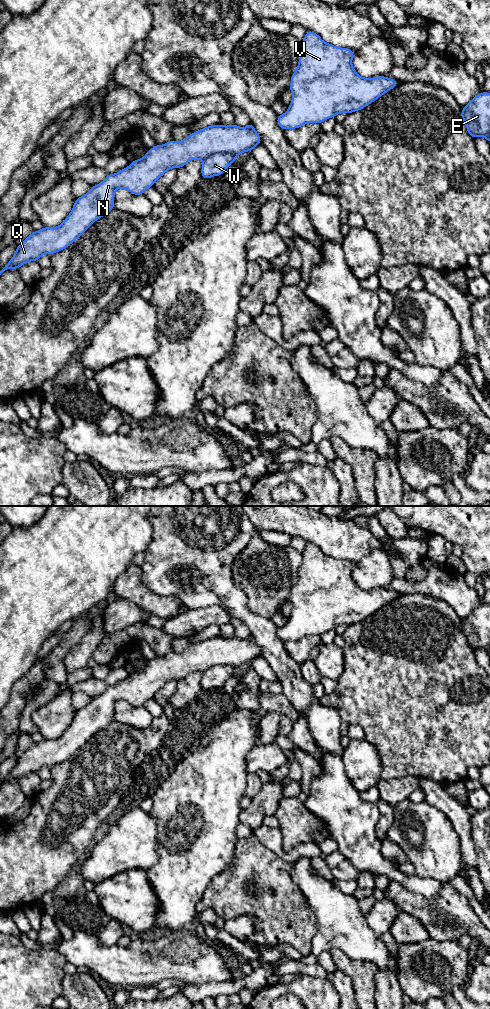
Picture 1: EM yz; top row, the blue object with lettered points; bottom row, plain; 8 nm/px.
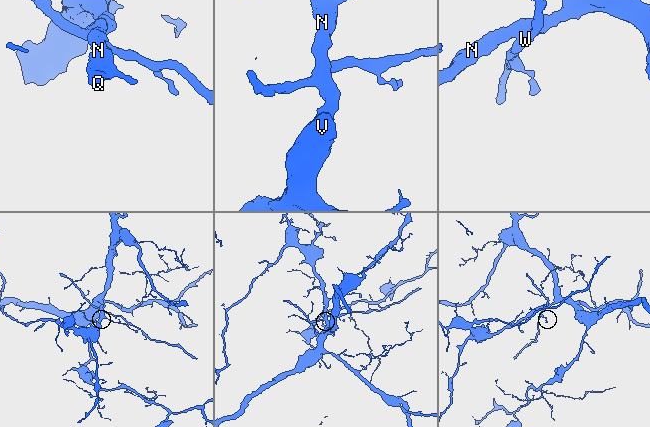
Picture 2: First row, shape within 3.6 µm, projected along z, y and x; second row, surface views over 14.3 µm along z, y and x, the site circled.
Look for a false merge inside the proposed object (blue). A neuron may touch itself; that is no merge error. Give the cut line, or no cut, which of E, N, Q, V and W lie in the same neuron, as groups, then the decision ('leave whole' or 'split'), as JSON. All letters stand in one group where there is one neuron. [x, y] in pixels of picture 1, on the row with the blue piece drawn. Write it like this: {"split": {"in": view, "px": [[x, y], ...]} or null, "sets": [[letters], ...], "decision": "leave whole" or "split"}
{"split": {"in": "yz", "px": [[235, 155], [231, 153], [212, 154], [202, 160]]}, "sets": [["E", "N", "Q", "V"], ["W"]], "decision": "split"}

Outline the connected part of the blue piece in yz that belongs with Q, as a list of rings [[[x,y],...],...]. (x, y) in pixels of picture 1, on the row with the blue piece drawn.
[[[234,123],[229,126],[214,124],[188,135],[182,141],[170,140],[163,145],[156,144],[143,158],[132,161],[128,167],[115,174],[108,174],[101,183],[93,185],[86,194],[77,198],[71,212],[59,226],[43,227],[39,231],[33,231],[17,246],[15,254],[0,271],[0,275],[7,269],[19,270],[22,265],[30,261],[38,261],[44,254],[52,255],[67,248],[95,221],[114,209],[114,197],[117,189],[124,188],[133,195],[142,195],[148,188],[153,187],[154,183],[169,169],[180,169],[189,161],[195,159],[203,161],[214,154],[232,153],[238,156],[243,152],[252,151],[260,143],[261,136],[256,132],[252,123],[247,127],[239,127]]]

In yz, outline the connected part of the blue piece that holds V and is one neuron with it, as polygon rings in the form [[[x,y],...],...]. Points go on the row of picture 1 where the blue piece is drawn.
[[[308,30],[301,41],[303,50],[289,86],[292,101],[288,110],[277,116],[277,124],[284,131],[309,123],[321,124],[341,112],[351,114],[359,111],[400,84],[386,76],[363,78],[352,65],[353,50],[329,44],[313,31]]]

